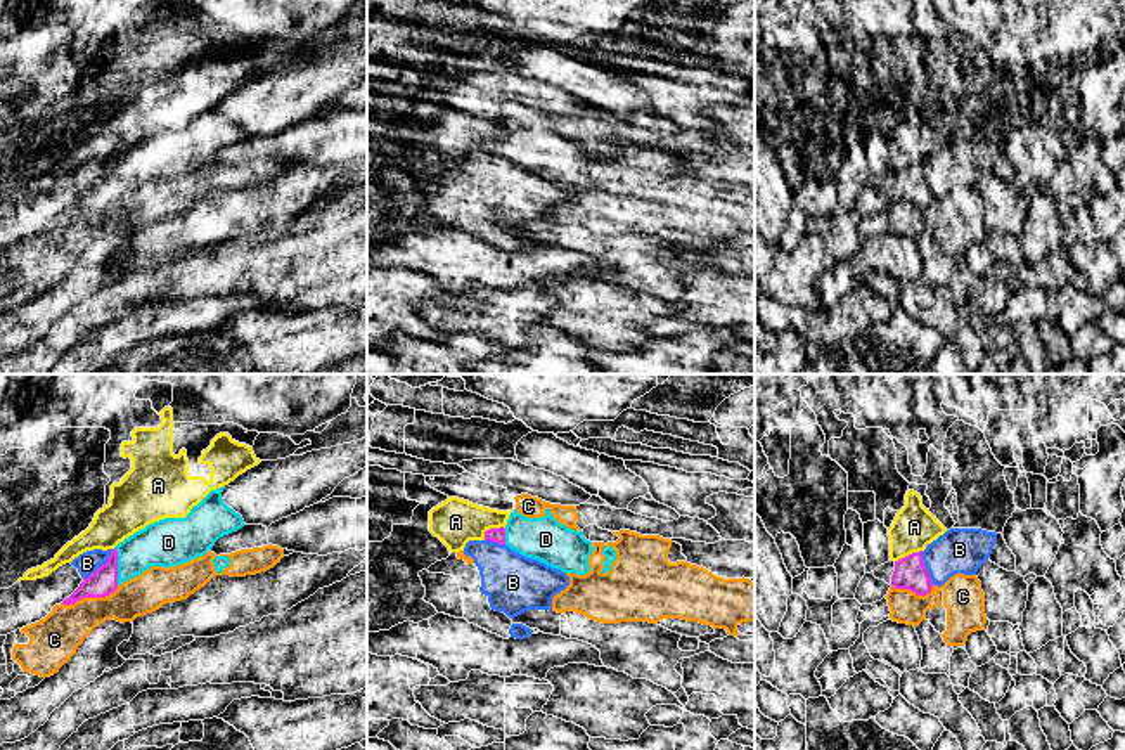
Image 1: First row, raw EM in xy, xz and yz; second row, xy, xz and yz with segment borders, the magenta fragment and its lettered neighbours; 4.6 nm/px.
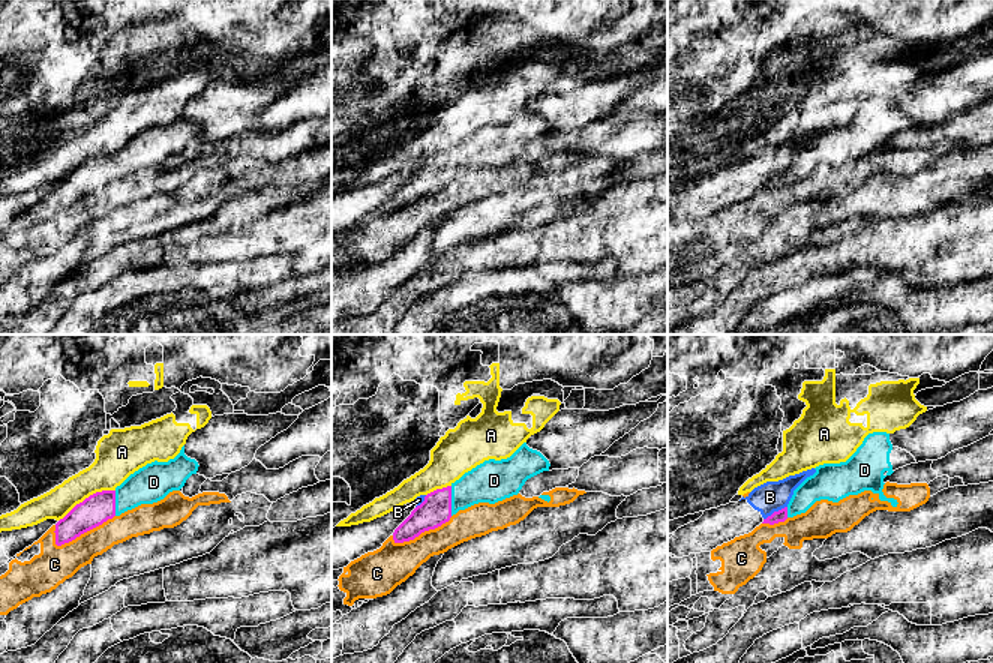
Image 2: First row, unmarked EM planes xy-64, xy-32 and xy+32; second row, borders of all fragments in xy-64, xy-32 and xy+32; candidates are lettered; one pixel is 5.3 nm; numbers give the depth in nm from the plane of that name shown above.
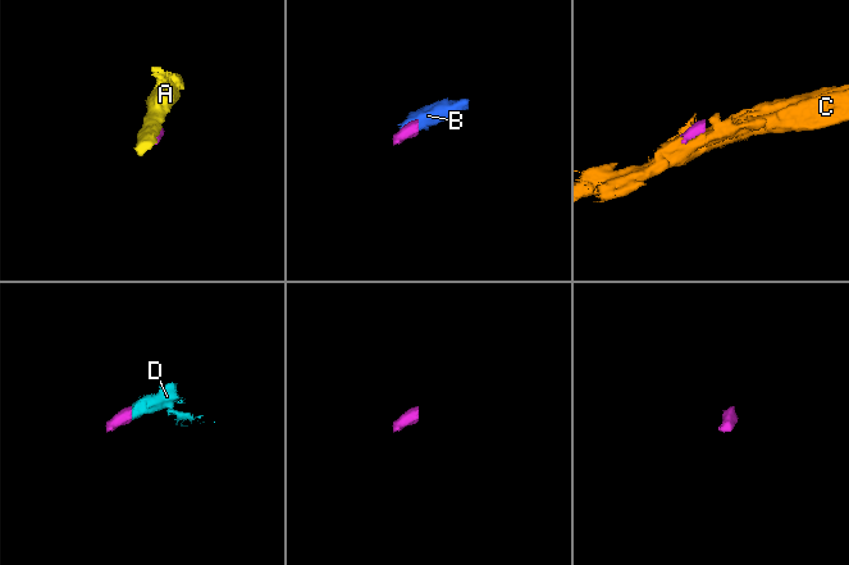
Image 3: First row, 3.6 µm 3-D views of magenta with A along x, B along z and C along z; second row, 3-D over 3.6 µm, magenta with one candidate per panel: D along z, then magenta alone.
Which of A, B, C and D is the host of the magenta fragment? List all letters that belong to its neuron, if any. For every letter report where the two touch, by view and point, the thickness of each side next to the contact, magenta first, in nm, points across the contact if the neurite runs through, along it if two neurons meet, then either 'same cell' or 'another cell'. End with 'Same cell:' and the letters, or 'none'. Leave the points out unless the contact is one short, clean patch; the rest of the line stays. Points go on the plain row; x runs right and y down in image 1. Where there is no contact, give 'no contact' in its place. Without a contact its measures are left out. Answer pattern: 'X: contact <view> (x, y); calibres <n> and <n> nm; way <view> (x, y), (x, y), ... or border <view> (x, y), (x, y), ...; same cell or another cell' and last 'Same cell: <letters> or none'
A: contact yz (909, 167); calibres 150 and 200 nm; border yz (921, 161), (895, 174); another cell
B: contact xy (99, 179); calibres 130 and 100 nm; border xy (113, 161), (83, 191); another cell
C: contact xy (89, 208); calibres 130 and 220 nm; border xy (118, 198), (104, 208), (83, 208), (68, 217), (61, 215); another cell
D: contact xy (116, 179); calibres 130 and 220 nm; same cell
Same cell: D

